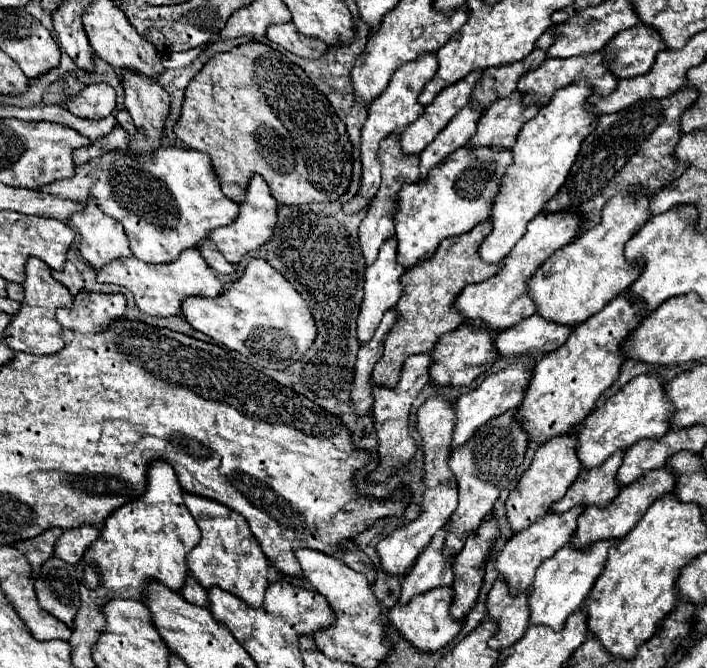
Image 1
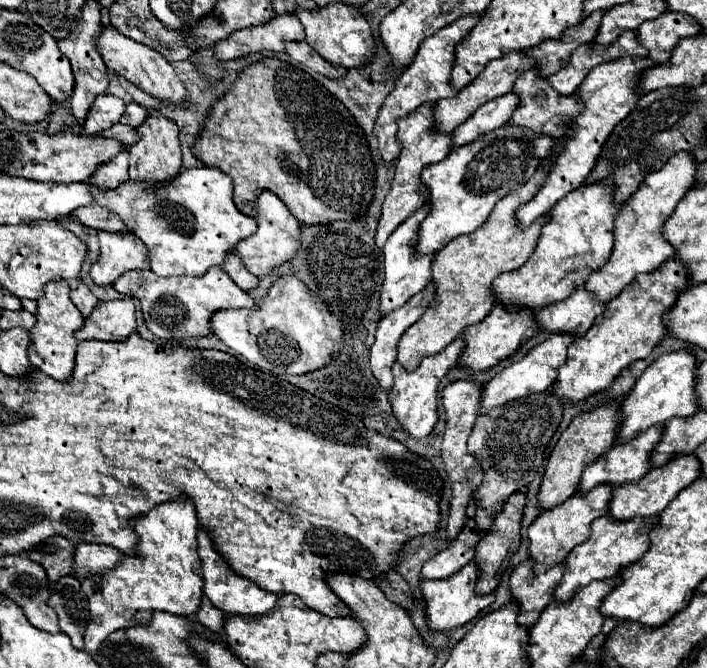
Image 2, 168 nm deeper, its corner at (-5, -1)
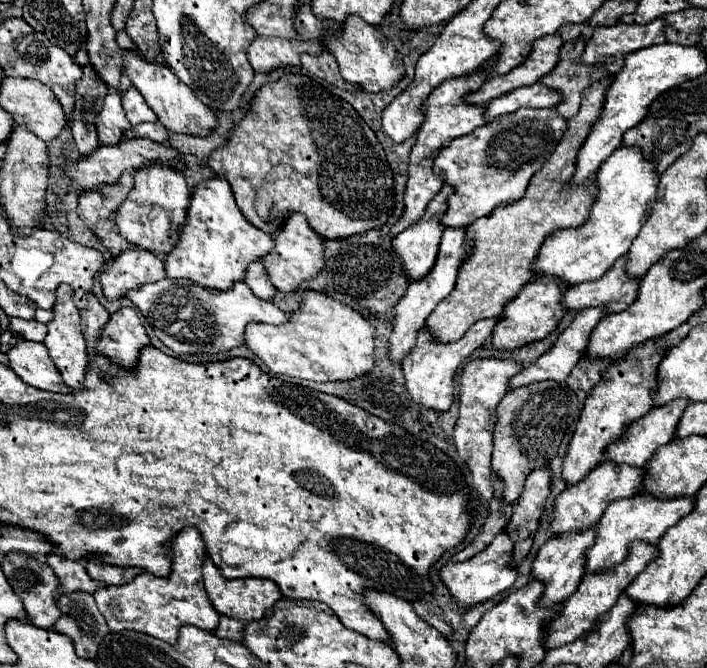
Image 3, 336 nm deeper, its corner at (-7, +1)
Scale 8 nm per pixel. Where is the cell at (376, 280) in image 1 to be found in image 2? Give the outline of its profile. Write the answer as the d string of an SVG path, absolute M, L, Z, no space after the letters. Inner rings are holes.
M424 210L414 212L406 222L402 222L402 226L396 232L392 232L388 242L384 244L386 274L384 274L384 284L380 292L380 316L386 316L394 308L404 306L416 292L424 290L432 280L432 272L430 272L432 256L422 256L422 254L416 254L416 250L412 250L412 230L416 230L416 222L420 222L420 218L424 218Z

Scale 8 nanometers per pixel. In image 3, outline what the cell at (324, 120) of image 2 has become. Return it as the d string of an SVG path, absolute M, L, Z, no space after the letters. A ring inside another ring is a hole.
M288 76L264 86L254 98L248 116L232 132L230 142L210 156L210 168L230 182L240 212L266 234L274 234L274 222L282 224L292 212L304 214L310 226L328 240L348 238L384 226L396 198L390 196L394 190L394 172L382 144L348 102L312 78L302 78L304 76L294 76L292 82Z

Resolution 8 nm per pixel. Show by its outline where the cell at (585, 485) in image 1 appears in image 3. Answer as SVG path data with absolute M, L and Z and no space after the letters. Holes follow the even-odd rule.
M674 400L670 404L662 404L662 406L654 406L650 408L650 412L638 420L634 420L634 424L630 424L630 428L626 428L626 432L608 446L606 450L606 458L618 462L618 464L632 464L632 466L646 466L646 462L654 456L658 446L664 446L666 442L670 442L676 434L676 426L678 420L684 412L684 408L690 404L690 400Z

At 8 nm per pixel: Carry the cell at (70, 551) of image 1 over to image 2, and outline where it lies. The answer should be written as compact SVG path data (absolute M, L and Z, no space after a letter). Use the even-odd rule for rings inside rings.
M78 544L74 552L74 574L82 580L88 574L104 574L120 562L120 550L108 544Z

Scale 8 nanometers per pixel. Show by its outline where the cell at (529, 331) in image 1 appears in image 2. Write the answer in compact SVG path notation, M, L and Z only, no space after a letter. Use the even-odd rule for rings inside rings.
M576 290L562 302L554 302L544 310L536 310L534 320L548 334L582 336L592 326L594 318L602 314L604 304L596 302L586 290Z

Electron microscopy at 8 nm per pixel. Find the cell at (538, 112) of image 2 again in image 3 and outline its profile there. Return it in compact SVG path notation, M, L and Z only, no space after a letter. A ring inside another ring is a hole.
M582 36L566 42L562 46L560 62L558 62L556 70L540 80L546 86L562 92L564 98L556 106L556 110L566 120L576 116L576 112L580 108L580 92L584 88L588 88L590 84L594 84L596 80L600 80L602 76L606 76L604 68L588 66L588 64L580 62L580 56L584 54L584 48L586 48L586 40Z

